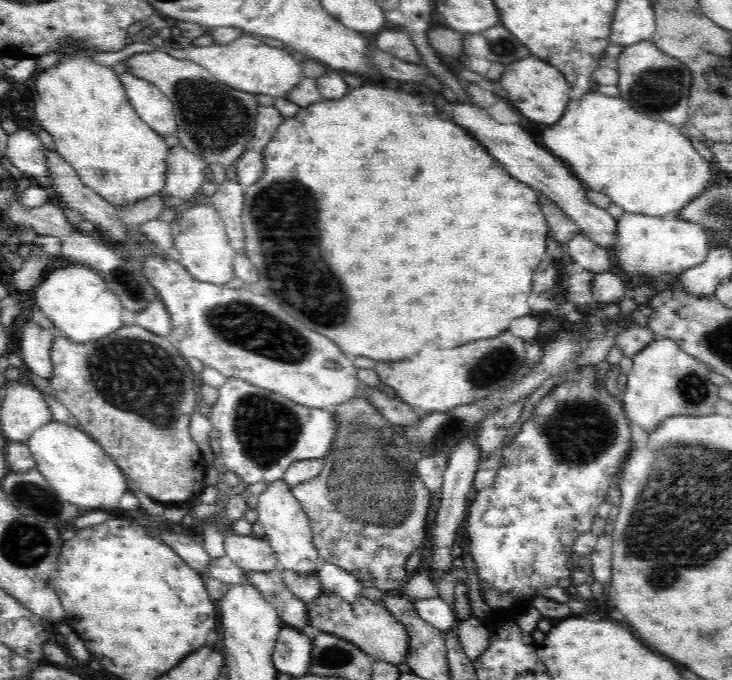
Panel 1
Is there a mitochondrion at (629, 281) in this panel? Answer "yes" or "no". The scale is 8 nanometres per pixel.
no

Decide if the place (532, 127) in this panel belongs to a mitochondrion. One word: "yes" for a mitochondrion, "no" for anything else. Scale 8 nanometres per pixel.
no

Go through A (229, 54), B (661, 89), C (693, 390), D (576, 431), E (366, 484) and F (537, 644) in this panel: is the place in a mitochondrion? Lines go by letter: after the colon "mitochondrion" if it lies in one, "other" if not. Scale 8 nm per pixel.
A: other
B: mitochondrion
C: mitochondrion
D: mitochondrion
E: mitochondrion
F: other

